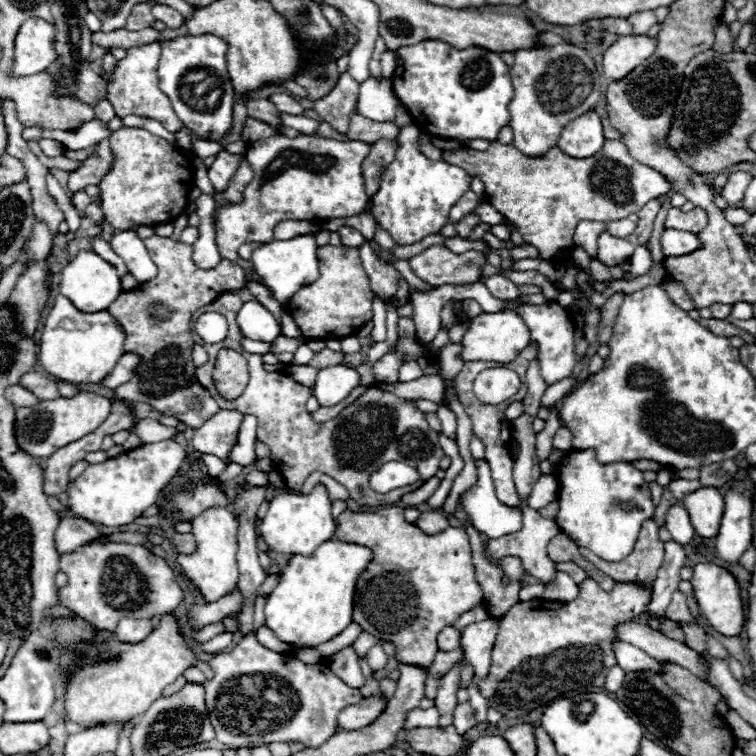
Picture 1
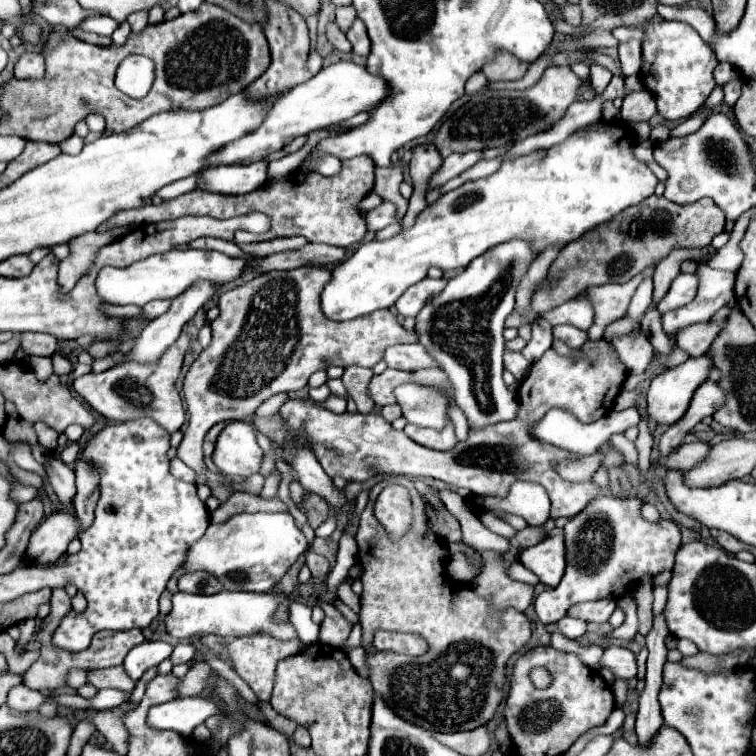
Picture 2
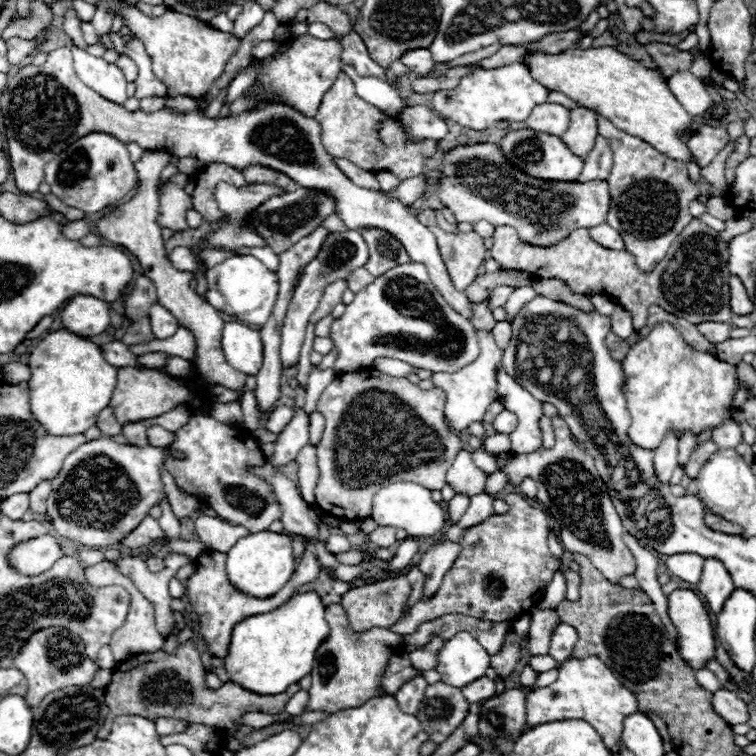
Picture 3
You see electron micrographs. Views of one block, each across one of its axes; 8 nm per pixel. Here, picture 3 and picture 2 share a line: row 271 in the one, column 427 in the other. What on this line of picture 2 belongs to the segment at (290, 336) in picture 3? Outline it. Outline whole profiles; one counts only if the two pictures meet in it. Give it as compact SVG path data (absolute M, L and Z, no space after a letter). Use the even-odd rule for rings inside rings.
M508 240L490 248L476 260L468 264L458 276L448 280L448 286L440 292L440 296L432 298L416 316L416 334L418 344L426 348L426 352L436 360L436 364L448 374L454 390L456 390L456 404L464 410L468 424L474 428L482 428L488 424L514 420L518 416L518 398L508 390L502 380L502 356L504 356L504 320L514 310L514 298L520 280L526 276L530 264L534 262L532 244L528 240Z

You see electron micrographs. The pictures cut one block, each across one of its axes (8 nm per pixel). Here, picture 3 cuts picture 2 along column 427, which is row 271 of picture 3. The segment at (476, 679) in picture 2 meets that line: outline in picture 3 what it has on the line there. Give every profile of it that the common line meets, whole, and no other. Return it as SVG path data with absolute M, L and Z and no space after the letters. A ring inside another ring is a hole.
M696 218L678 234L678 238L672 242L668 254L658 262L658 266L650 274L640 272L632 254L628 254L626 250L610 250L610 248L596 244L590 238L586 228L574 230L568 238L564 238L562 242L558 242L556 246L550 246L550 248L524 244L512 226L498 226L494 230L492 238L494 238L494 246L490 248L490 258L494 258L500 264L500 270L528 272L528 274L534 274L536 278L556 278L556 280L566 282L566 286L574 294L582 294L582 296L594 296L594 294L612 296L612 300L616 304L620 304L622 308L626 308L632 314L634 330L640 330L646 324L650 304L658 304L666 312L670 312L678 318L686 318L688 322L694 322L694 324L698 324L698 322L728 322L732 318L732 314L730 314L730 288L728 288L730 274L726 268L728 244L720 240L716 230L708 228L706 224L698 222Z

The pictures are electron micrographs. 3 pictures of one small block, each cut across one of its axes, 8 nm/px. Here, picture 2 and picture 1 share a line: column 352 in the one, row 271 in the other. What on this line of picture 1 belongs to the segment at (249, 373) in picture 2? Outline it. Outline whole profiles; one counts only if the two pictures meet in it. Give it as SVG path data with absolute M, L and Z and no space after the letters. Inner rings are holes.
M320 246L316 250L320 262L320 278L312 286L300 288L288 312L298 324L304 338L344 338L356 334L368 320L372 320L372 298L370 280L362 268L360 254L356 248L346 246Z

